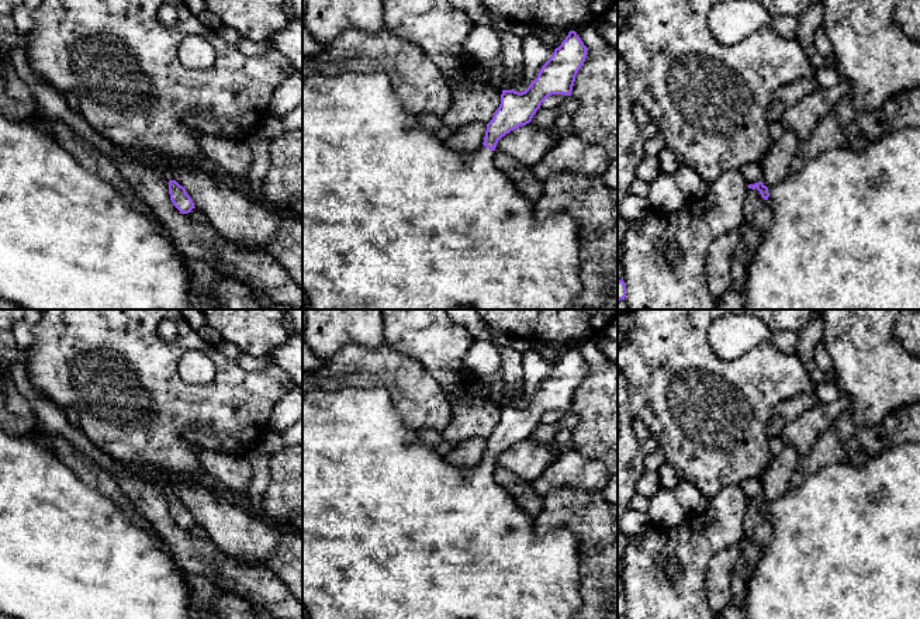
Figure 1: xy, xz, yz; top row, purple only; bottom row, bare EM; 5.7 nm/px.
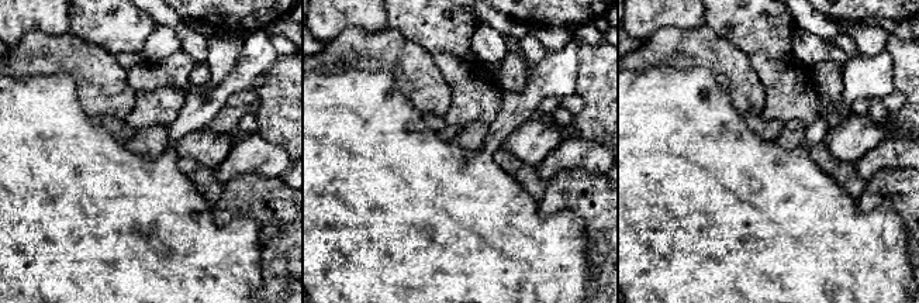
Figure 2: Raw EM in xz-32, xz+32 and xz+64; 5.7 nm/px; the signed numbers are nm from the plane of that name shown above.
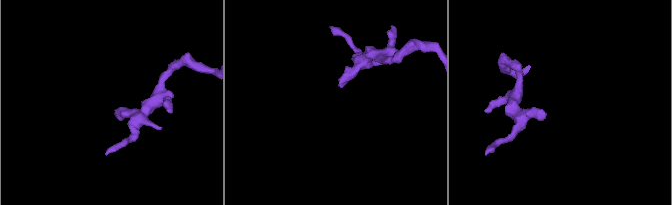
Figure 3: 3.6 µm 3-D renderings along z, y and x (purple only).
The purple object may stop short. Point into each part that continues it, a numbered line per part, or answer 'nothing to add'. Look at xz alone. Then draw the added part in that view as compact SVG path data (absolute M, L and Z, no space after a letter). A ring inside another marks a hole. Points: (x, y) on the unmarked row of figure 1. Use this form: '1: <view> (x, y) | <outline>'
1: xz (391, 529) | M384 387L374 388L343 388L336 391L311 390L302 394L302 613L307 619L578 619L582 596L580 537L567 528L553 530L547 535L535 533L535 516L520 508L506 488L494 480L495 466L487 461L475 467L460 467L449 463L445 456L425 445L418 435L419 430L409 428L395 409L391 393Z

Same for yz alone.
1: yz (846, 543) | M920 443L886 447L862 466L850 461L826 466L774 502L768 502L772 539L747 581L744 619L920 619Z

